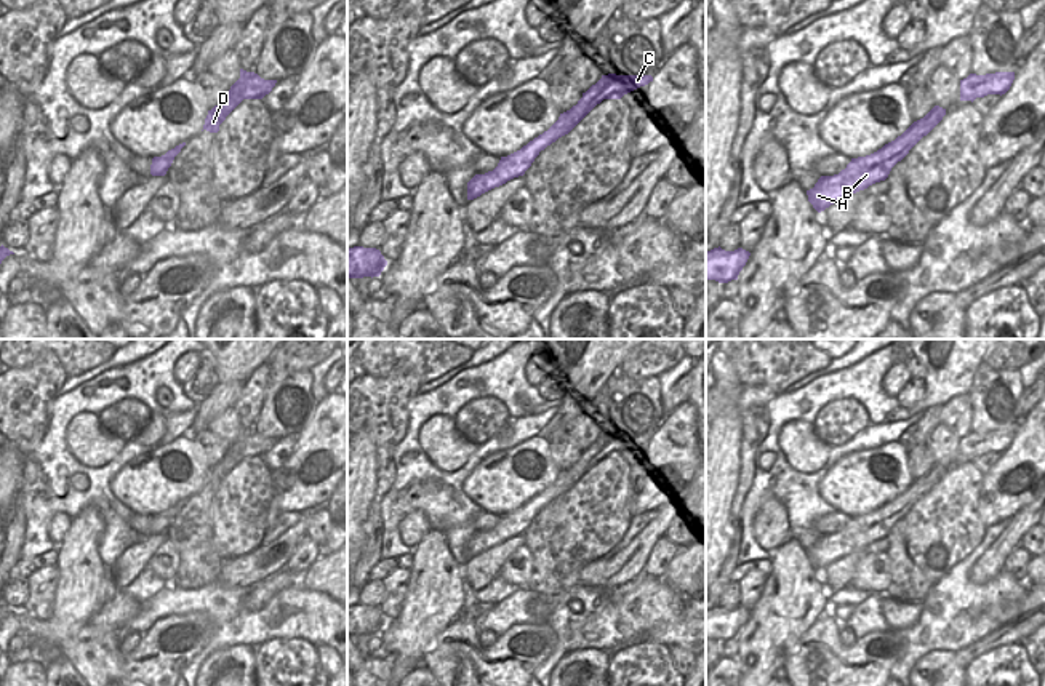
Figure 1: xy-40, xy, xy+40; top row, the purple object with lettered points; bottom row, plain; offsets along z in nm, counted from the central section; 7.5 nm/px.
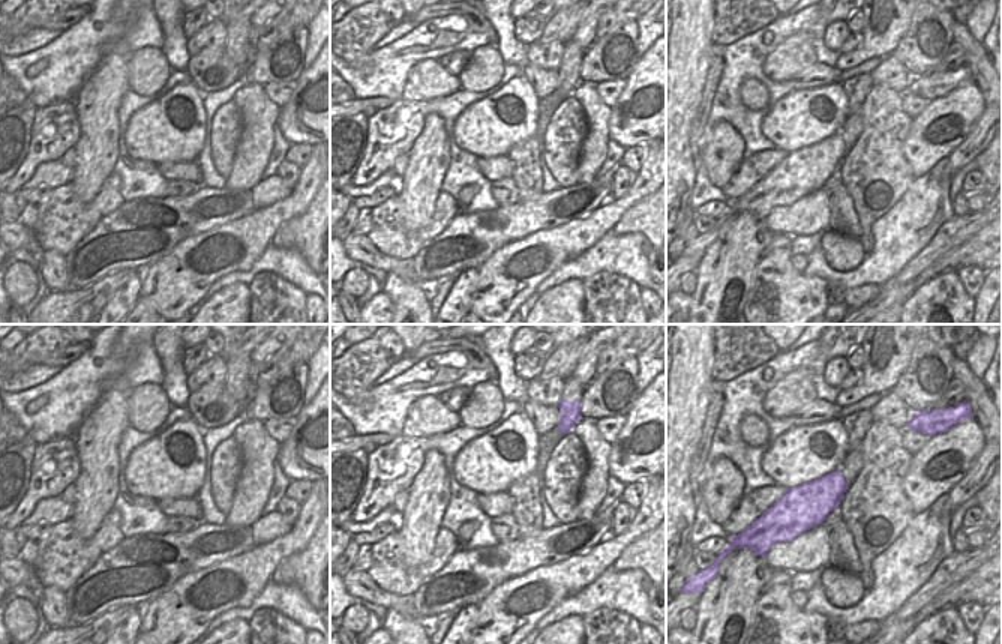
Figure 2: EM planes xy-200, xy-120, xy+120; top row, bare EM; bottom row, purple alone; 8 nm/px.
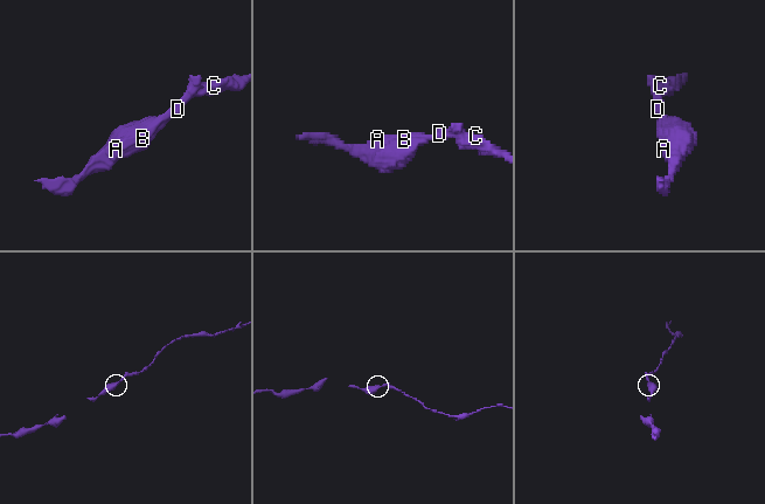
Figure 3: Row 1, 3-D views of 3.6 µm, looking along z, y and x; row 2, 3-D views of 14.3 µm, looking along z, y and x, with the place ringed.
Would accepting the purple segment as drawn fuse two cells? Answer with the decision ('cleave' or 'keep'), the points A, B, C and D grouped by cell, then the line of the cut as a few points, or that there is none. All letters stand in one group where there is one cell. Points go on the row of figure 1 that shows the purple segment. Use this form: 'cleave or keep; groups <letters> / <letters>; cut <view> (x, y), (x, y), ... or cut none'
keep; groups A B C D; cut none

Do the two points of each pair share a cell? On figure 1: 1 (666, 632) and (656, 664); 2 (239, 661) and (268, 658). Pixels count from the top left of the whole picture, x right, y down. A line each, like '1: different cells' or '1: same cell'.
1: different cells
2: different cells

